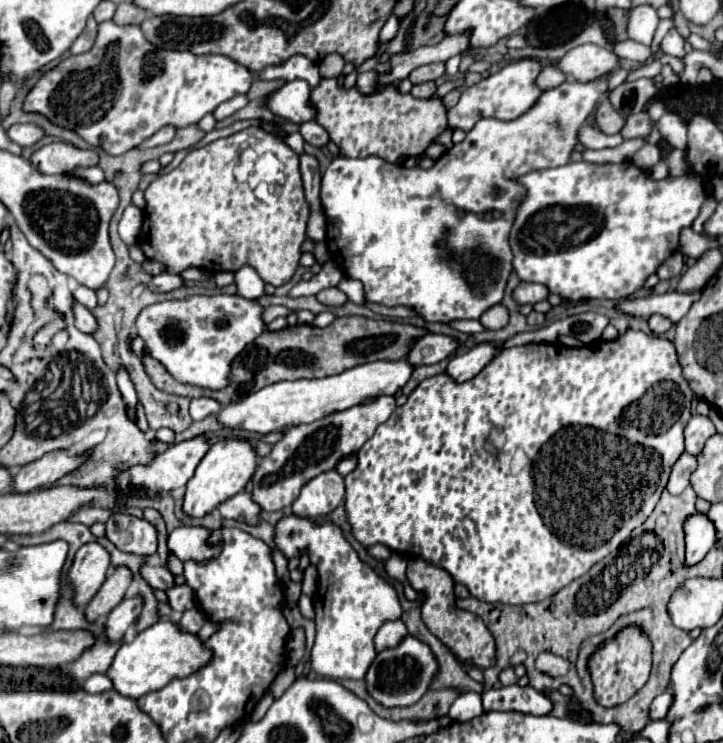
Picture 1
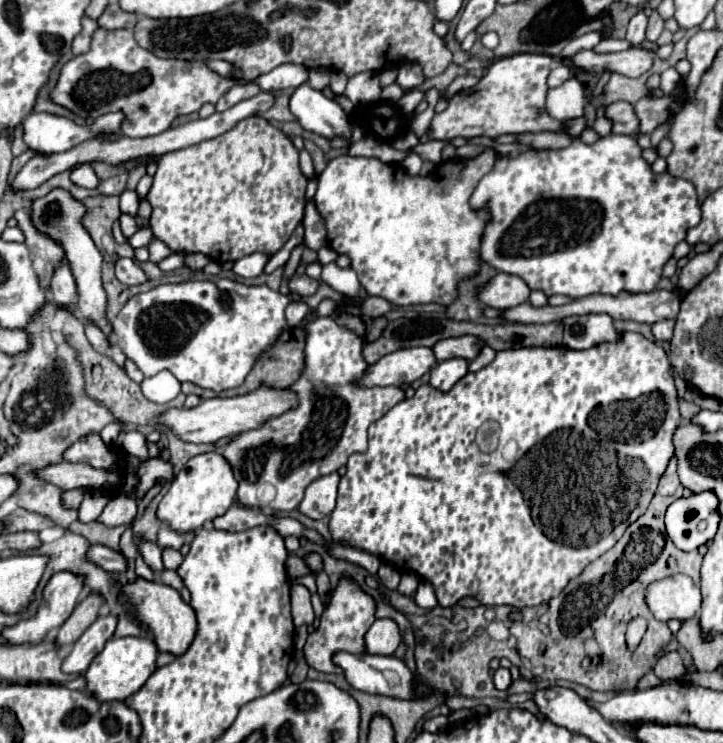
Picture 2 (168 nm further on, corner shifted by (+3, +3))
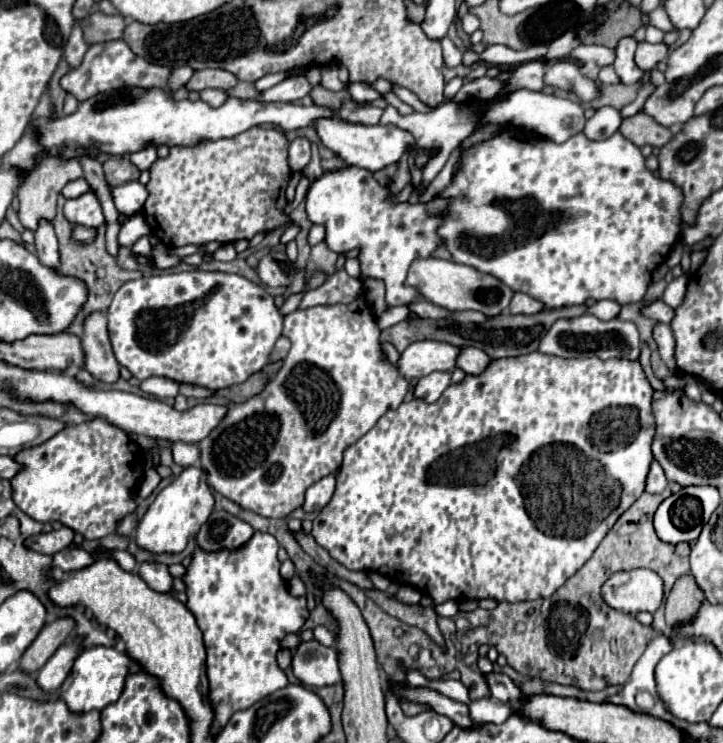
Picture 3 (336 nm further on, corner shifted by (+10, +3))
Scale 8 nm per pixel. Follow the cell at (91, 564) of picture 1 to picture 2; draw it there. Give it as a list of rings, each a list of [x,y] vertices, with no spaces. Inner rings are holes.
[[[72,572],[54,574],[42,590],[42,602],[40,602],[36,614],[20,620],[16,626],[6,626],[2,630],[2,638],[6,638],[10,644],[16,644],[16,646],[20,646],[20,644],[40,644],[42,638],[52,634],[52,630],[58,630],[64,624],[64,620],[72,614],[72,610],[76,608],[76,604],[80,600],[82,590],[84,590],[82,576],[74,576]]]

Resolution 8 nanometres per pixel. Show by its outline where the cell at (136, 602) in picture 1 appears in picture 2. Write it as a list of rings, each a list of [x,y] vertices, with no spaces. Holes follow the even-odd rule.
[[[102,616],[98,618],[72,646],[70,654],[62,662],[62,672],[66,674],[84,674],[84,668],[92,662],[92,656],[104,648],[104,644],[112,638],[116,630],[116,616]]]

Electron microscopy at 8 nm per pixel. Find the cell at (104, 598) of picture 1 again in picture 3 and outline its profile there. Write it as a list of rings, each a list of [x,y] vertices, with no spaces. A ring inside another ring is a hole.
[[[65,616],[65,618],[57,618],[55,622],[47,624],[41,634],[37,636],[37,640],[27,648],[19,668],[33,674],[37,672],[53,654],[55,650],[67,640],[67,636],[75,630],[75,620]]]

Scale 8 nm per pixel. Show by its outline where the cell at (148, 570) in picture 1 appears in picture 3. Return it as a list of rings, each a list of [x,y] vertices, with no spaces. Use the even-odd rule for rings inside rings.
[[[69,546],[69,548],[65,548],[65,550],[61,550],[61,552],[57,552],[53,556],[53,566],[61,568],[65,572],[83,570],[83,568],[87,568],[91,564],[95,564],[95,556],[91,552],[87,552],[87,550],[83,550],[83,548],[77,548],[77,546],[75,548]]]

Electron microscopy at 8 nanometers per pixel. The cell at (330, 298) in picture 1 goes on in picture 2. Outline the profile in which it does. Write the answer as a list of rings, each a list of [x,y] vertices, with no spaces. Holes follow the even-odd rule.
[[[294,274],[288,282],[288,288],[290,288],[292,294],[298,294],[298,296],[304,298],[304,296],[310,296],[318,290],[318,282],[308,278],[306,274]]]

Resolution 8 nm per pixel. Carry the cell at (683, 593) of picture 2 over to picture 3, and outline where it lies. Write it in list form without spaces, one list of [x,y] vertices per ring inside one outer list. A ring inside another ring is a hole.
[[[653,570],[617,572],[603,584],[603,600],[621,612],[655,614],[663,602],[663,580]]]

